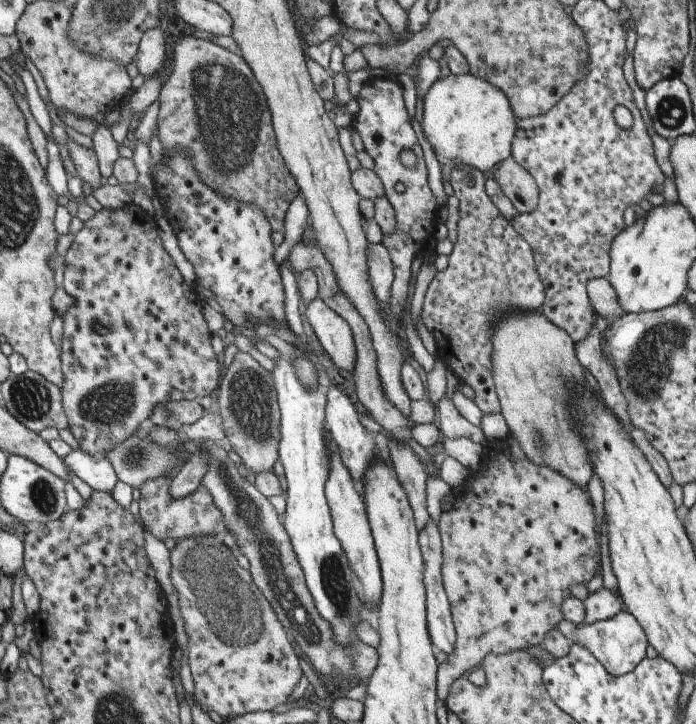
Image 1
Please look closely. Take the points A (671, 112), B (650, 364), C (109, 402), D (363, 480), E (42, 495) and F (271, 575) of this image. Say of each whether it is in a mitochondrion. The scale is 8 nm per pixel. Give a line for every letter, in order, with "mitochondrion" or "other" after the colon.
A: mitochondrion
B: mitochondrion
C: mitochondrion
D: other
E: mitochondrion
F: mitochondrion

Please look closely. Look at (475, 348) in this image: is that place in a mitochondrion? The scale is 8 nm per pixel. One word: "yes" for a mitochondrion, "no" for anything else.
yes

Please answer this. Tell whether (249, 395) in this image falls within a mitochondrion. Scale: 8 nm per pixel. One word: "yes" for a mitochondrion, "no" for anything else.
yes

